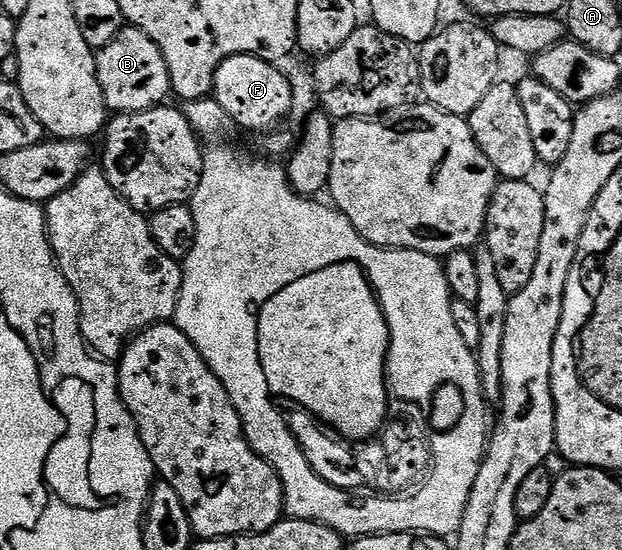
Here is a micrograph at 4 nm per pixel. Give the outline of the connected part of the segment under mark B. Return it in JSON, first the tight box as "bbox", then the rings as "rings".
{"bbox":[94,27,171,113],"rings":[[[123,27],[122,32],[116,34],[112,42],[108,42],[108,46],[97,49],[94,61],[98,71],[100,90],[104,94],[104,102],[111,113],[143,112],[149,108],[157,108],[165,101],[162,99],[166,95],[168,97],[171,95],[170,75],[168,66],[164,62],[164,54],[160,46],[156,46],[156,42],[152,42],[152,38],[148,38],[148,34],[144,34],[138,28]]]}

